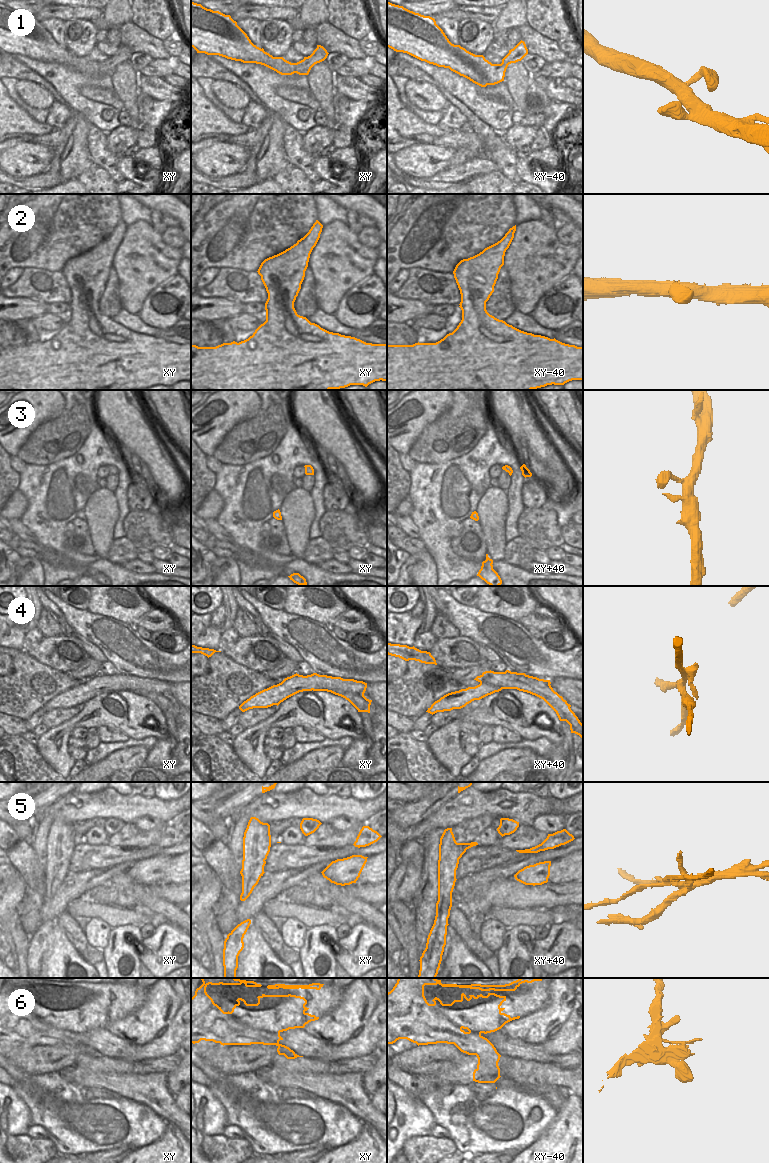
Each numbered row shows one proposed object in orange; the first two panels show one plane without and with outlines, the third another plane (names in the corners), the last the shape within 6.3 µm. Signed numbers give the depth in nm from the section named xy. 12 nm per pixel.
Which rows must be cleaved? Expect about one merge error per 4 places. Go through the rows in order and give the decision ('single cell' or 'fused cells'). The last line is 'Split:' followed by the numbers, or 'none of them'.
1: single cell
2: single cell
3: single cell
4: fused cells
5: fused cells
6: single cell
Split: 4, 5

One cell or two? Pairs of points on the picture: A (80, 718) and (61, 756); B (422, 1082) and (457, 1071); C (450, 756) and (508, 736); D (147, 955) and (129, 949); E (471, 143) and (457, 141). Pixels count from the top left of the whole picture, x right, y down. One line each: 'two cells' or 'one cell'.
A: one cell
B: one cell
C: two cells
D: two cells
E: one cell

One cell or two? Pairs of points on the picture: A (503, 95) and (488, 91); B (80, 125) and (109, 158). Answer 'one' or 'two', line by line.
A: one
B: two

